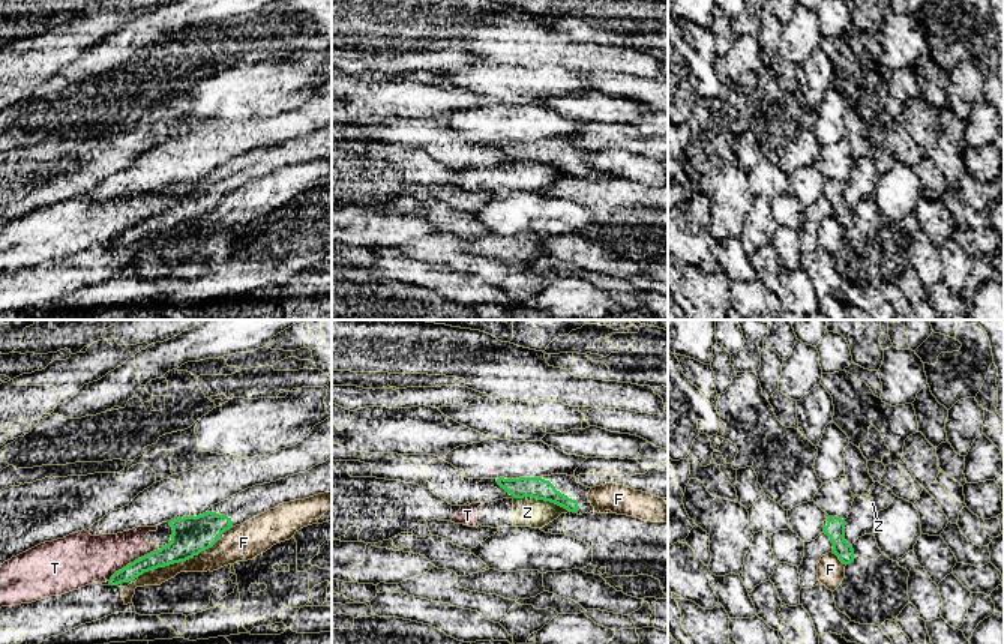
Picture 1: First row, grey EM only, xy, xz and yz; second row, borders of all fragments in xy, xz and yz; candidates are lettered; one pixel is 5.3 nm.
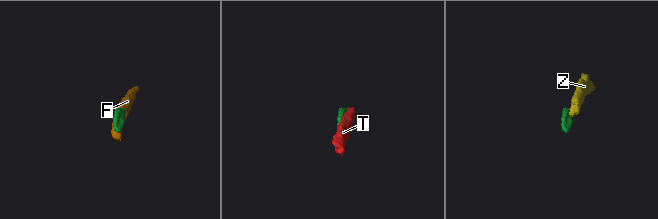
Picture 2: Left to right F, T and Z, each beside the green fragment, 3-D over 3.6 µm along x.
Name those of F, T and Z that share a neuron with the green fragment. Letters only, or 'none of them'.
none of them

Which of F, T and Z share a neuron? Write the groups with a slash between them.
F / T Z

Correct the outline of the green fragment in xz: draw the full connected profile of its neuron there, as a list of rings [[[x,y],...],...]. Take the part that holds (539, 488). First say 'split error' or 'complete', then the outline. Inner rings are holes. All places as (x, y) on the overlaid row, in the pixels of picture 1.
split error; [[[551,474],[542,477],[497,479],[498,485],[515,498],[531,497],[555,503],[578,515],[594,512],[588,501],[591,488],[576,482],[567,474]]]

